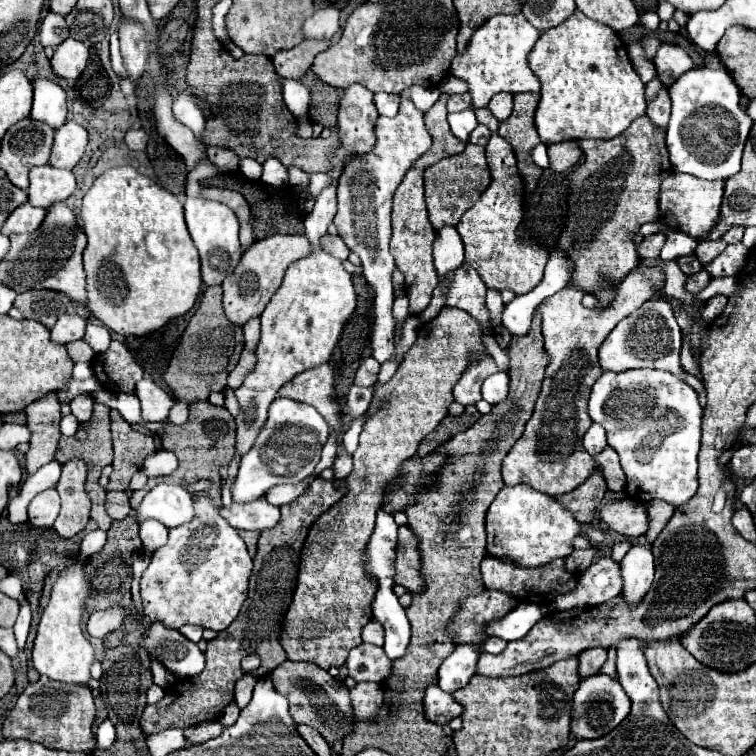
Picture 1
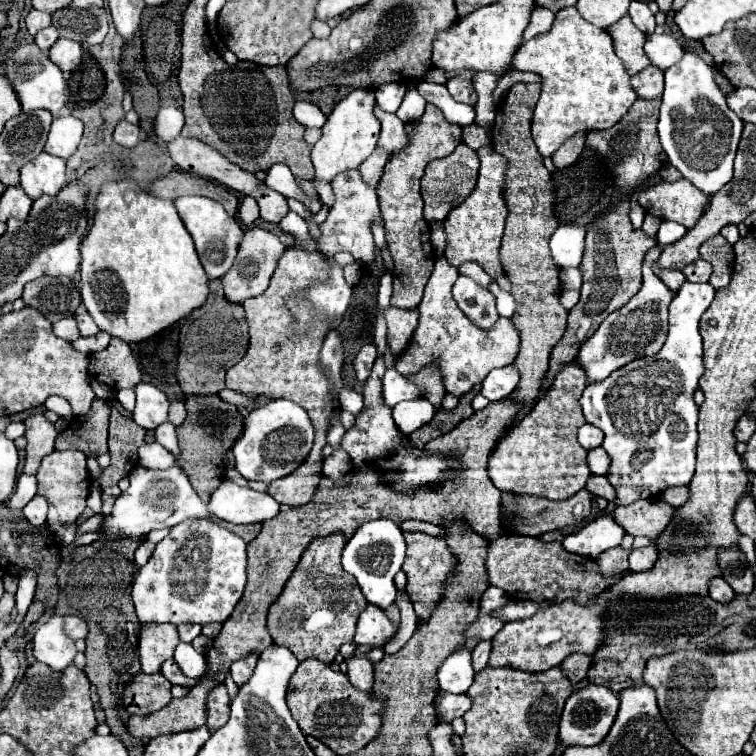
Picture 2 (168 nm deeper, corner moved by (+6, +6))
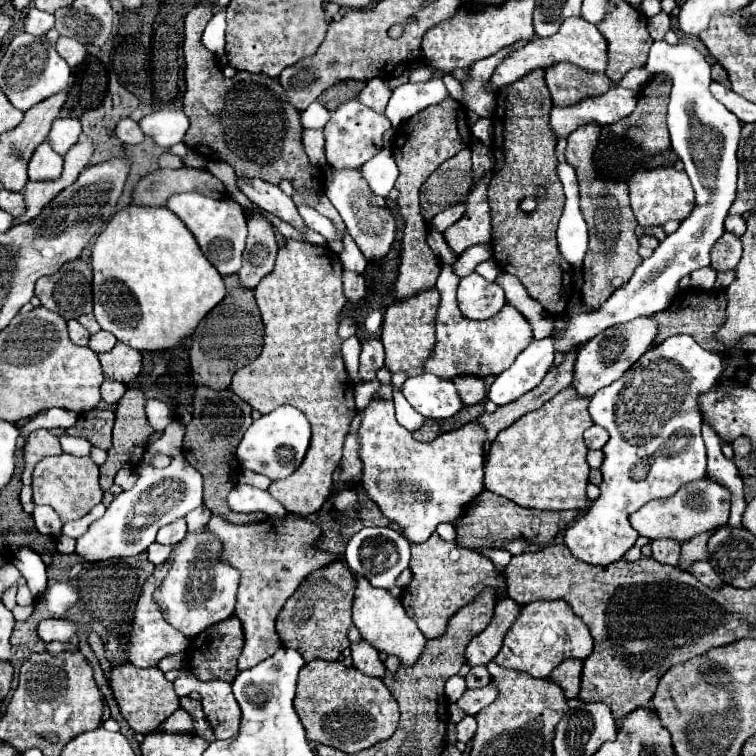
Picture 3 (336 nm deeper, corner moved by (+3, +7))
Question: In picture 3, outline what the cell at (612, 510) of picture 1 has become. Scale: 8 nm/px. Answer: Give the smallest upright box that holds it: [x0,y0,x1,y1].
[629,477,731,541]

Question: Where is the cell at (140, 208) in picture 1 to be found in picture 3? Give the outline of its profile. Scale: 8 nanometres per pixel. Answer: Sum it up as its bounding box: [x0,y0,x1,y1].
[91,205,225,351]

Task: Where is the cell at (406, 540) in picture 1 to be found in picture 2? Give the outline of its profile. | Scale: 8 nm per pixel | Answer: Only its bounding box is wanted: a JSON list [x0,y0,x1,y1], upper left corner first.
[402,532,458,624]

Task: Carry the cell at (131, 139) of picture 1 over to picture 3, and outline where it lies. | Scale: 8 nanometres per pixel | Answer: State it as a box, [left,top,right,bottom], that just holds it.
[115,119,143,145]

